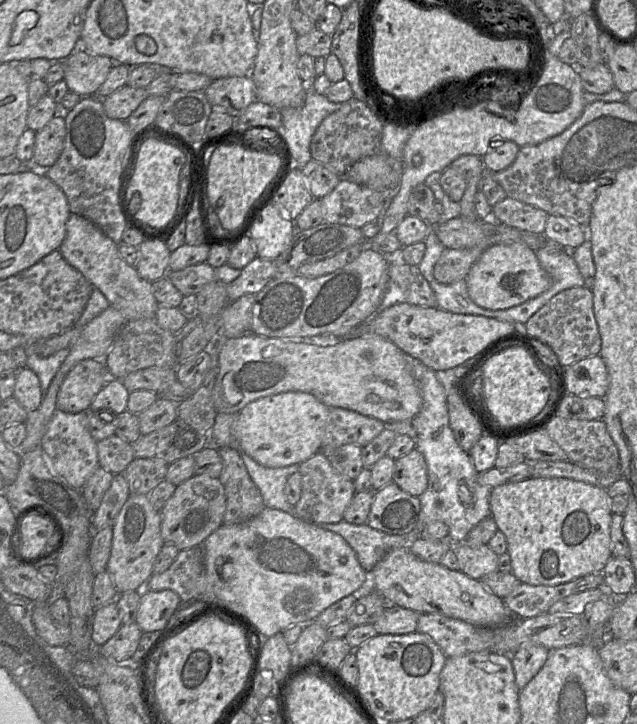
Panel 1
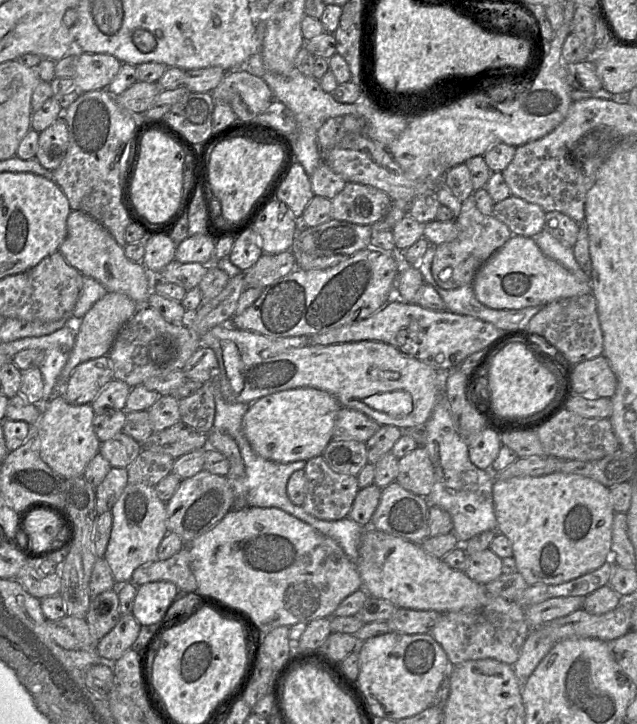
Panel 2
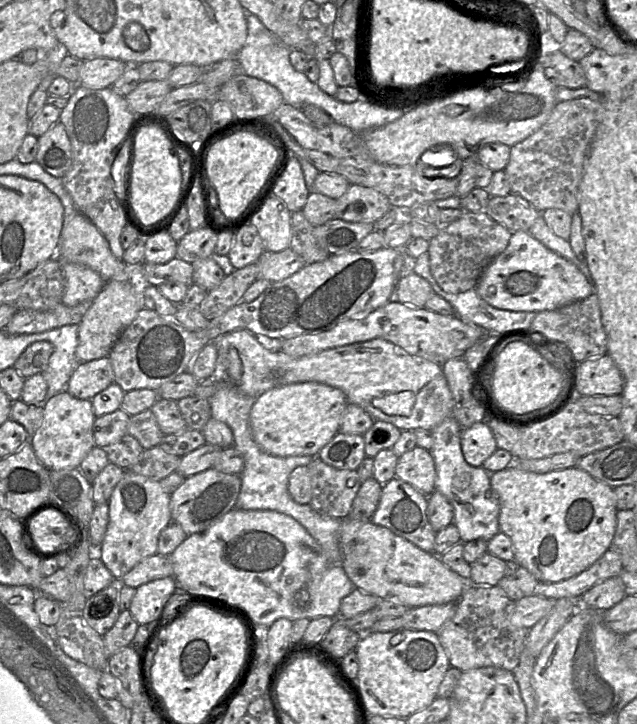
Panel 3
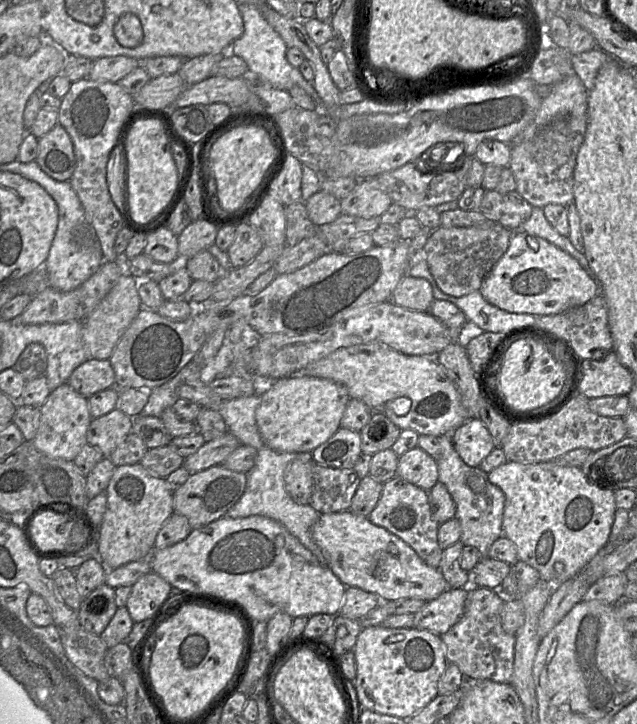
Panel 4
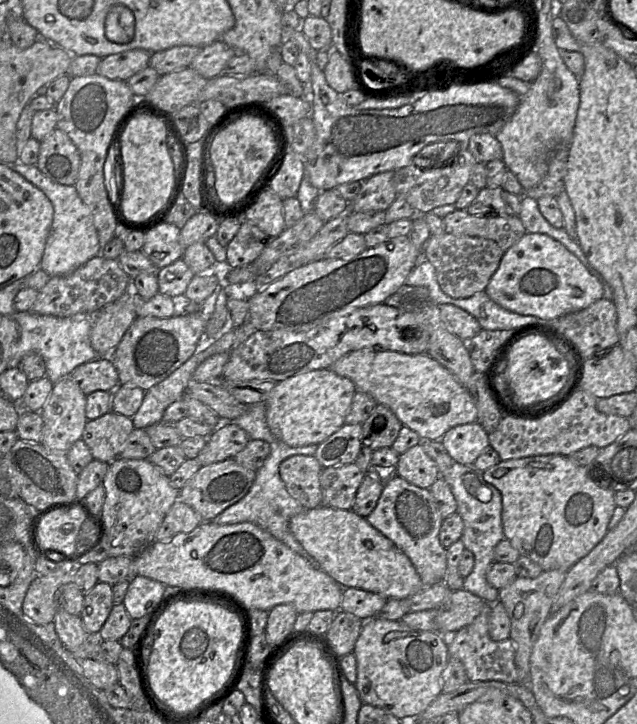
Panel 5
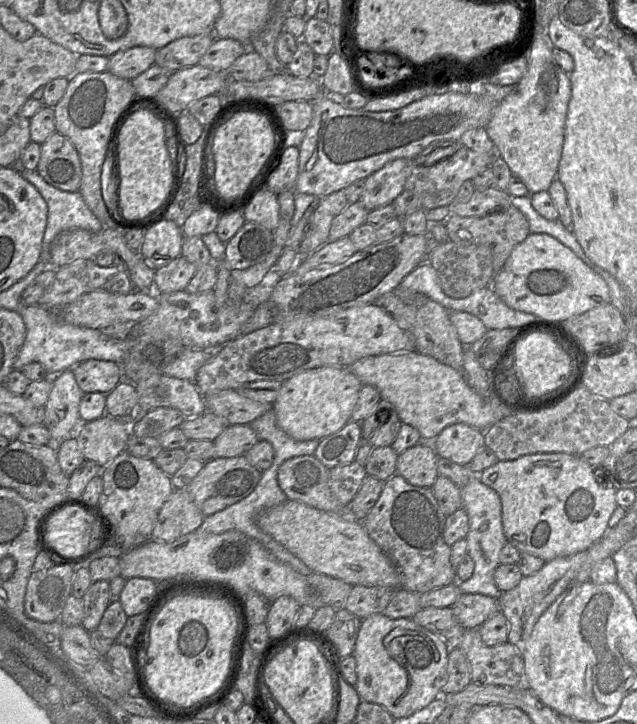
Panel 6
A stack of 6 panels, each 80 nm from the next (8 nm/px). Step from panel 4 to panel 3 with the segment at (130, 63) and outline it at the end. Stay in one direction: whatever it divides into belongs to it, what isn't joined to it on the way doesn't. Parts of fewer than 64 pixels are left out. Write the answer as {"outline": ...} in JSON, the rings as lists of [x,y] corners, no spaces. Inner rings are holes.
{"outline":[[[95,58],[85,60],[79,72],[77,85],[88,89],[111,87],[128,65],[117,59]]]}

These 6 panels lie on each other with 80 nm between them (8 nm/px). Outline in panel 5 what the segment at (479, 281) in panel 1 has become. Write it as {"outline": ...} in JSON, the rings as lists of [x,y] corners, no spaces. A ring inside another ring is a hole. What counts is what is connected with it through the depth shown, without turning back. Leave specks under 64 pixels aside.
{"outline":[[[526,233],[504,252],[485,291],[503,308],[545,321],[587,308],[604,297],[600,278],[591,274],[561,242],[542,233]]]}

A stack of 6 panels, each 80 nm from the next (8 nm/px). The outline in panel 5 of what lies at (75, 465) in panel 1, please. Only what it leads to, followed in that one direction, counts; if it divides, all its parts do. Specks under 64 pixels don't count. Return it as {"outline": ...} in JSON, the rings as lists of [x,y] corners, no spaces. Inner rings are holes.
{"outline":[[[70,376],[61,378],[53,384],[47,402],[39,412],[43,420],[40,442],[44,446],[66,453],[74,442],[81,439],[88,421],[85,415],[86,396]]]}

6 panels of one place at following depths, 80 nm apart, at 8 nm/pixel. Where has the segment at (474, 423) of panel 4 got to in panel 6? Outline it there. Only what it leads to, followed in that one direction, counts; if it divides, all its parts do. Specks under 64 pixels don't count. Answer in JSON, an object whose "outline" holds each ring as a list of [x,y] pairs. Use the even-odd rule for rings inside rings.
{"outline":[[[466,423],[445,427],[431,444],[439,457],[467,466],[475,455],[486,447],[484,431]]]}

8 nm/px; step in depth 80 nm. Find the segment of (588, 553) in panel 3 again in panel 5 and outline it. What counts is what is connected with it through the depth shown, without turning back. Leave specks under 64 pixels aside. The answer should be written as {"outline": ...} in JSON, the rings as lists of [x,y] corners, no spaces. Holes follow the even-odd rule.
{"outline":[[[540,455],[519,459],[501,460],[496,465],[483,471],[485,481],[495,486],[502,495],[502,525],[505,539],[518,550],[520,555],[526,556],[536,562],[543,571],[558,569],[567,572],[579,559],[587,555],[605,536],[608,531],[608,523],[616,507],[615,491],[610,488],[601,487],[590,477],[587,466],[574,463],[563,455]]]}

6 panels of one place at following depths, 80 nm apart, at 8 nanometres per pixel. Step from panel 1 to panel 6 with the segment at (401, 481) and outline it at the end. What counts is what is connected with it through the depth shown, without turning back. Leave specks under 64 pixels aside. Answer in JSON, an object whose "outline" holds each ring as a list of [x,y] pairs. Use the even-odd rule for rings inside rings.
{"outline":[[[420,441],[398,454],[397,474],[410,484],[432,488],[438,473],[438,455],[430,441]]]}

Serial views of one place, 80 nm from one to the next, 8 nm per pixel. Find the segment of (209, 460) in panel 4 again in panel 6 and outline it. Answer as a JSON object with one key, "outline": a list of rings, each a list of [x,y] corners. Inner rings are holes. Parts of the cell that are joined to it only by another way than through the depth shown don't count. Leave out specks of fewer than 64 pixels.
{"outline":[[[248,424],[227,425],[213,441],[214,458],[231,458],[244,455],[259,437]]]}

